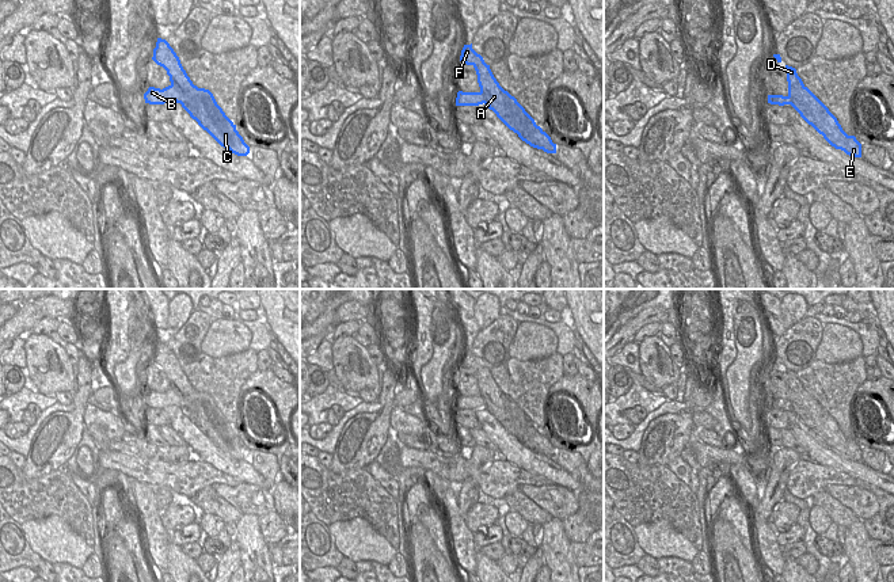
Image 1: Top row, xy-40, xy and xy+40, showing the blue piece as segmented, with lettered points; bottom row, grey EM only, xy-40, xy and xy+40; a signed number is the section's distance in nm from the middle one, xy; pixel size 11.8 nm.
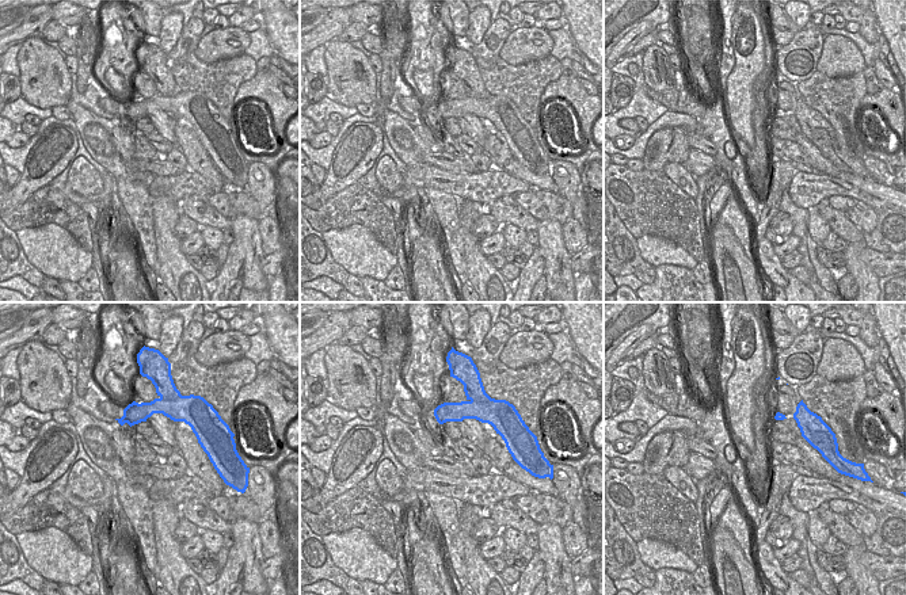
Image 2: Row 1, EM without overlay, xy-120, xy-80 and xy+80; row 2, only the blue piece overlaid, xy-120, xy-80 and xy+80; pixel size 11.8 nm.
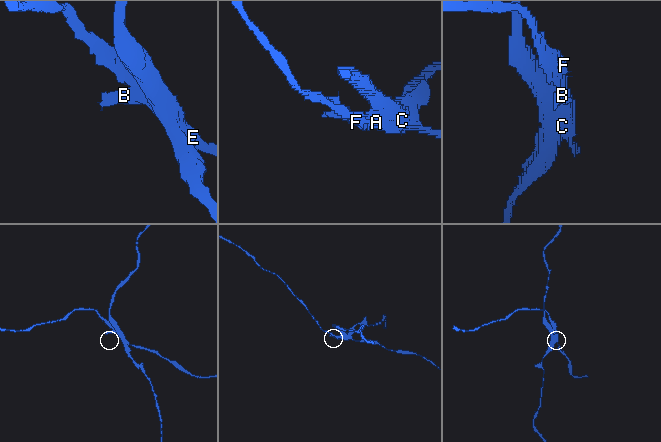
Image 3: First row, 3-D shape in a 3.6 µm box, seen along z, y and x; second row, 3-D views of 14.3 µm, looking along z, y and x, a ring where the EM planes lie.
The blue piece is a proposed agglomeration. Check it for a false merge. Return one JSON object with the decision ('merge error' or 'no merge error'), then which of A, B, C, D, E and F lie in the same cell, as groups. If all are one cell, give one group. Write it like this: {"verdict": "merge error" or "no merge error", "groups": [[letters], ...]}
{"verdict": "merge error", "groups": [["A", "D", "E", "F"], ["B", "C"]]}

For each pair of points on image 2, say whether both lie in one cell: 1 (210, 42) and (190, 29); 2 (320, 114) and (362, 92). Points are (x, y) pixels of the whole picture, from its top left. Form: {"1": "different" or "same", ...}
{"1": "different", "2": "different"}

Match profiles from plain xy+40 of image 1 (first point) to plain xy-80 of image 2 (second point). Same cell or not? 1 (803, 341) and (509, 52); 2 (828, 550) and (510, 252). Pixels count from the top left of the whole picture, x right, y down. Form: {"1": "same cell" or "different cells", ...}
{"1": "different cells", "2": "same cell"}

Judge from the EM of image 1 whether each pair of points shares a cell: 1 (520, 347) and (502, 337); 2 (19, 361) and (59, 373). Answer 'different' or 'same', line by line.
1: different
2: different

